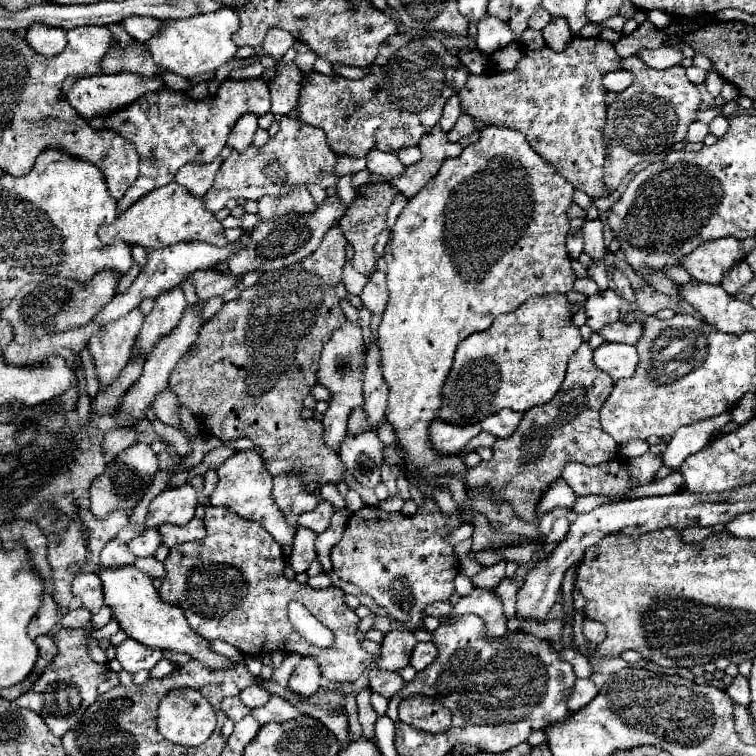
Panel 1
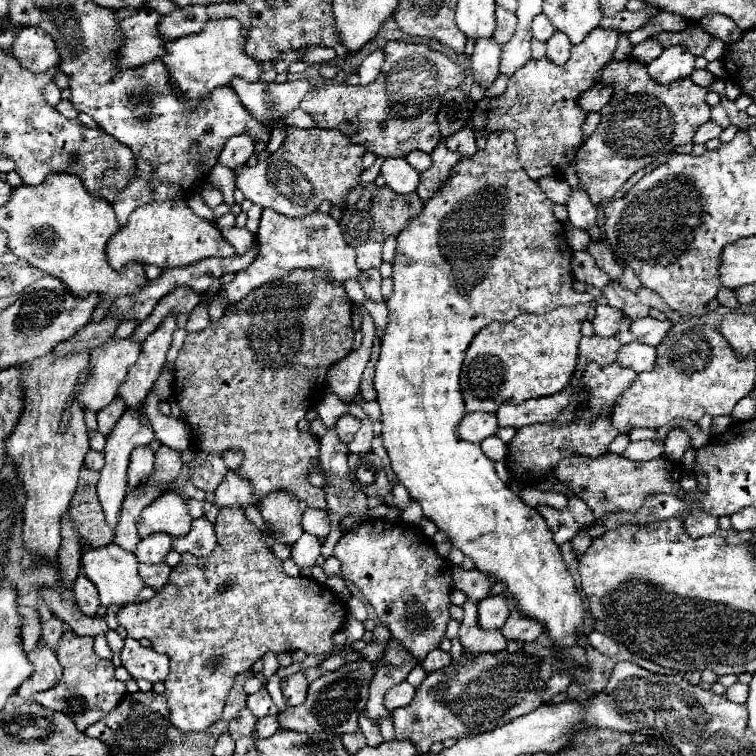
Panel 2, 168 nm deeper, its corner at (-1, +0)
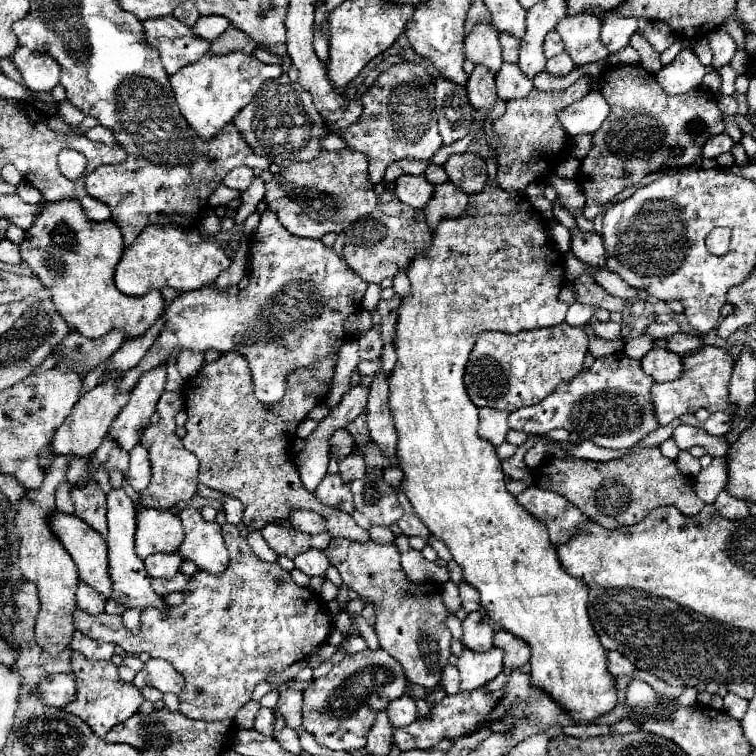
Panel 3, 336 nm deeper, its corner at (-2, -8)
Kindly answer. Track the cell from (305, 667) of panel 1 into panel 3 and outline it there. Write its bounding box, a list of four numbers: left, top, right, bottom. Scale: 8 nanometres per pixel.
[276,688,302,728]

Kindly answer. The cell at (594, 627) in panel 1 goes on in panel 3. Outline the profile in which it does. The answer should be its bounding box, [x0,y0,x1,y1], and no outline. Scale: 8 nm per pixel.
[608,652,634,676]

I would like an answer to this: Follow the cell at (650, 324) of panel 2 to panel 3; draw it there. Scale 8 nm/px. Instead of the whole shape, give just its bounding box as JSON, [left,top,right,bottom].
[666,332,702,354]

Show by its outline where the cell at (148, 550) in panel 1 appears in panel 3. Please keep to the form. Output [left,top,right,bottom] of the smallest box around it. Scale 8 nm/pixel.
[146,552,182,578]

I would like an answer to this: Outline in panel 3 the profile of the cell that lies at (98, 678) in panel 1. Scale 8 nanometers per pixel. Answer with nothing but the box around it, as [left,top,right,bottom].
[62,650,144,738]

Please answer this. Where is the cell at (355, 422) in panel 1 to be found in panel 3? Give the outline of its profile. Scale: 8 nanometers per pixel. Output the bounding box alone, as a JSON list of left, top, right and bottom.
[330,428,356,460]

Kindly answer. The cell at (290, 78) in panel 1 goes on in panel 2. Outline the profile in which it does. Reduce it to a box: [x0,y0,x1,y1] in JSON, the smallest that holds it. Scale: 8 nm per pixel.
[285,110,315,128]

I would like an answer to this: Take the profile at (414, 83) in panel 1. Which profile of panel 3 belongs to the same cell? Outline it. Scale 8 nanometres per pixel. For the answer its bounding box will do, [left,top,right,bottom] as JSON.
[336,62,442,184]

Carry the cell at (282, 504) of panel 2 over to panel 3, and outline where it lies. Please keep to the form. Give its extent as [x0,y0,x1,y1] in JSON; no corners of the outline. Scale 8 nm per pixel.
[262,522,310,558]

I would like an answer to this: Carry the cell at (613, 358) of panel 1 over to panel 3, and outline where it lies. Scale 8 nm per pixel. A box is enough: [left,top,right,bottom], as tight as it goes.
[640,348,682,382]

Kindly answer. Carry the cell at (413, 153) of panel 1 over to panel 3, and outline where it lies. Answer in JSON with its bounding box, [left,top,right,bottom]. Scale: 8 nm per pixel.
[424,164,448,184]

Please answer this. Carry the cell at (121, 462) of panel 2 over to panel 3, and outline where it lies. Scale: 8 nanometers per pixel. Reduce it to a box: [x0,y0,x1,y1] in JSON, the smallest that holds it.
[106,488,168,614]

